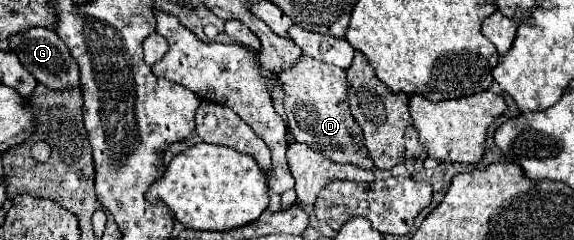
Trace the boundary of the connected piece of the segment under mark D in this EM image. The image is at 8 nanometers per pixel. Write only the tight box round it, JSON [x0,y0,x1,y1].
[277,54,373,170]

